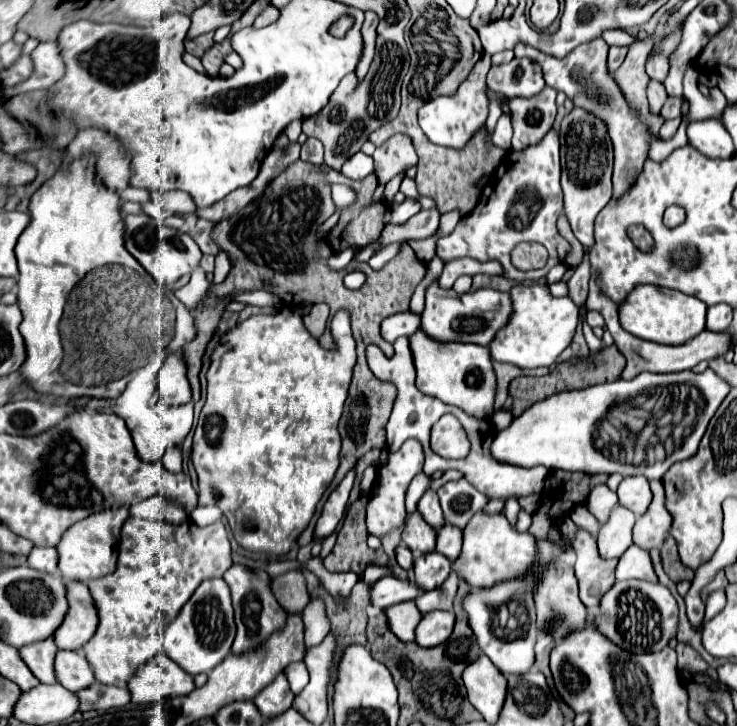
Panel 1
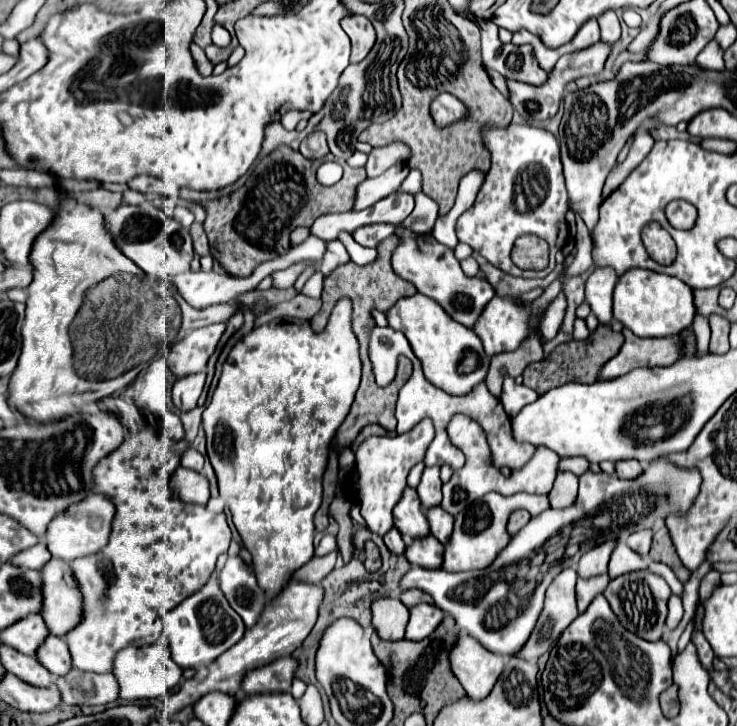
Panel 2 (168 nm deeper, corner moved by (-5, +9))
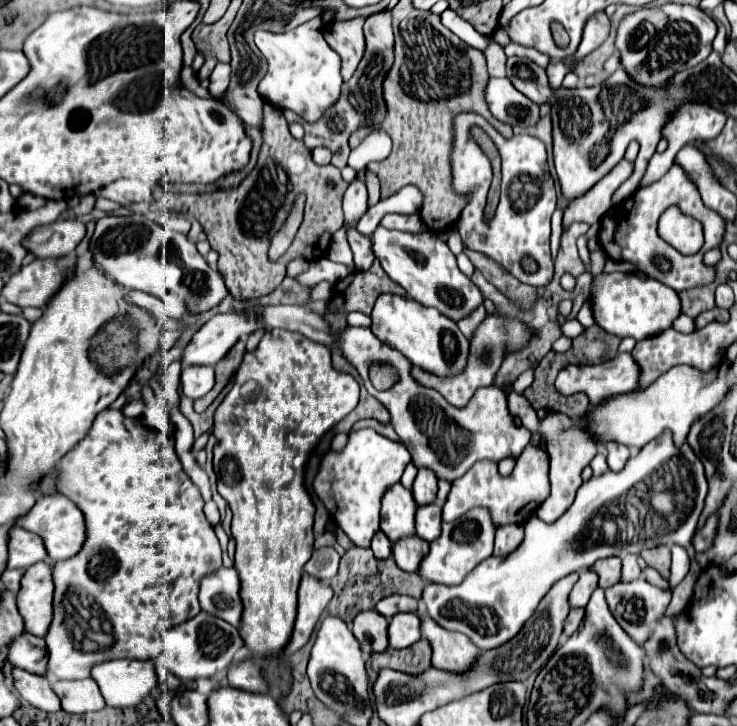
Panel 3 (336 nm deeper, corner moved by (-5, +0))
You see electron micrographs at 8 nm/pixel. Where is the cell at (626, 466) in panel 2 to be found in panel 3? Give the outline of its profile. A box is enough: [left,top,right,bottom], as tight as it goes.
[607,441,631,471]

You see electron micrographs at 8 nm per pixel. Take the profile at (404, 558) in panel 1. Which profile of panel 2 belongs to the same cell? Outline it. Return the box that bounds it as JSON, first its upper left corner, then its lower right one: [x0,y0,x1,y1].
[383,528,405,554]

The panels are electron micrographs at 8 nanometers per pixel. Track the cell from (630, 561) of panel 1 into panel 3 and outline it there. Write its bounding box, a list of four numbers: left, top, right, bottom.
[591,557,621,589]

